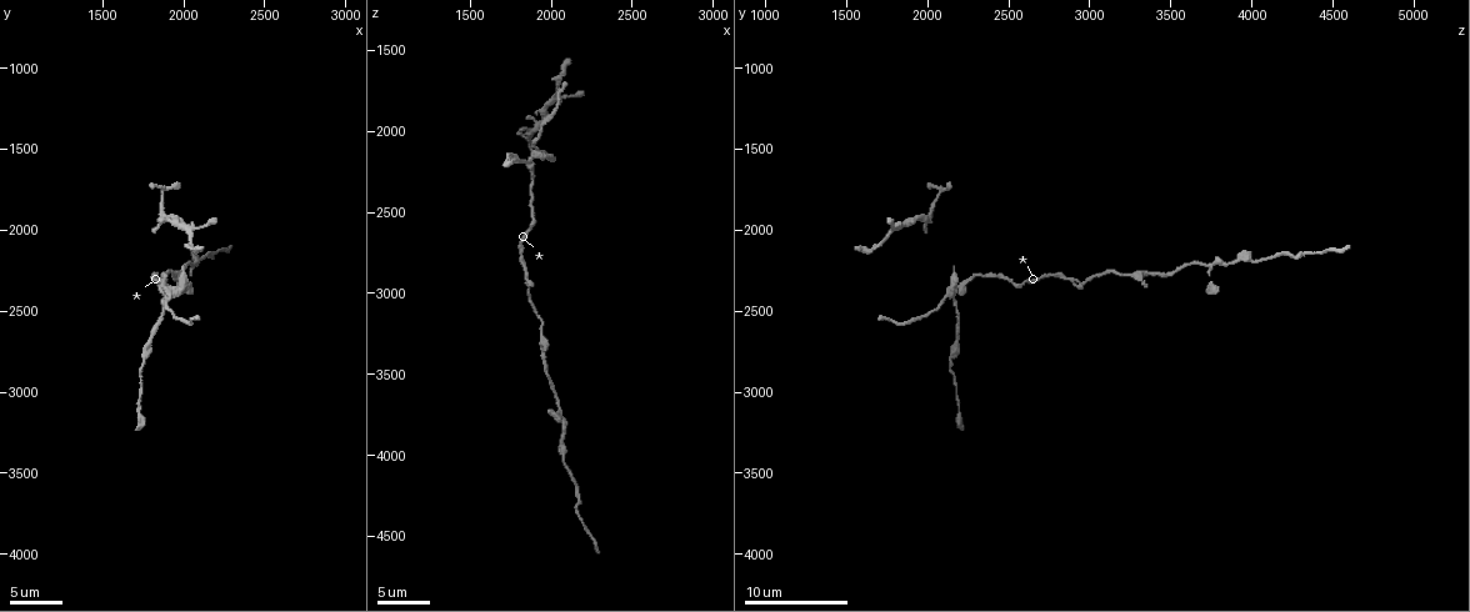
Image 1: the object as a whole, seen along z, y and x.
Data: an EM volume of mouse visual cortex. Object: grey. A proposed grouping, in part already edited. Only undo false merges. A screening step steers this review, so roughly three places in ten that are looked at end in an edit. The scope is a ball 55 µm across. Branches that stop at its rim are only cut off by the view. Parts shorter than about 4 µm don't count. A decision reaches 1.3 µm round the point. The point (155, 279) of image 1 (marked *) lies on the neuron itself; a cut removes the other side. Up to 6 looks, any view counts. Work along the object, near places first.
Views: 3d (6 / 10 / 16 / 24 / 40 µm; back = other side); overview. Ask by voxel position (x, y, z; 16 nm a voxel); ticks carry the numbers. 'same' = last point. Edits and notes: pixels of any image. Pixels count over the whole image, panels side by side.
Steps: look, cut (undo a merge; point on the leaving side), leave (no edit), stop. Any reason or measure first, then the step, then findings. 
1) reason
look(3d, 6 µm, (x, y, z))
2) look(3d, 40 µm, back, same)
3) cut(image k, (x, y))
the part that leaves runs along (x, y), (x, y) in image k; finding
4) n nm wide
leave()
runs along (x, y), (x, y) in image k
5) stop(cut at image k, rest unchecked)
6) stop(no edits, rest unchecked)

thick turns thin
look(3d, 10 µm, (2140, 2140, 4160))

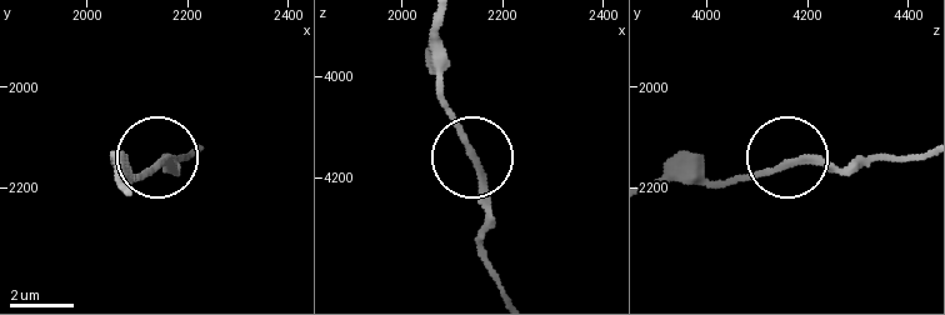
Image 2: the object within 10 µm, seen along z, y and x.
cut(image 2, (483, 194))
the part that leaves runs along (468, 150), (484, 213), (484, 261), (503, 293) in image 2; a second neuron is stuck on

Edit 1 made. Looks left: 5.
looks like a crossing
look(3d, 10 µm, (1900, 1920, 2000))

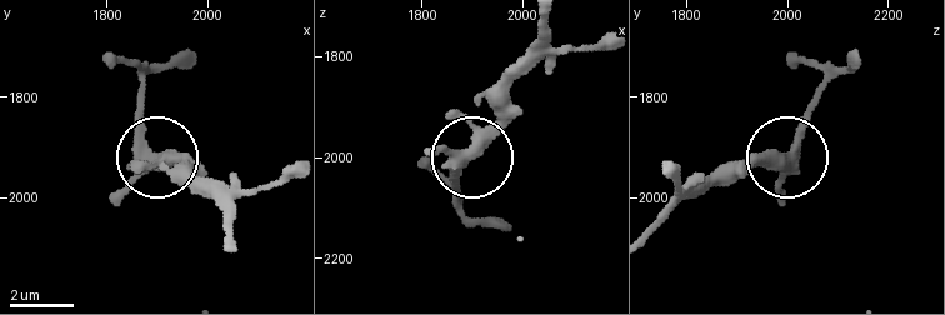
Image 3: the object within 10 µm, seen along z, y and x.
look(3d, 10 µm, back, (1900, 1930, 1995))

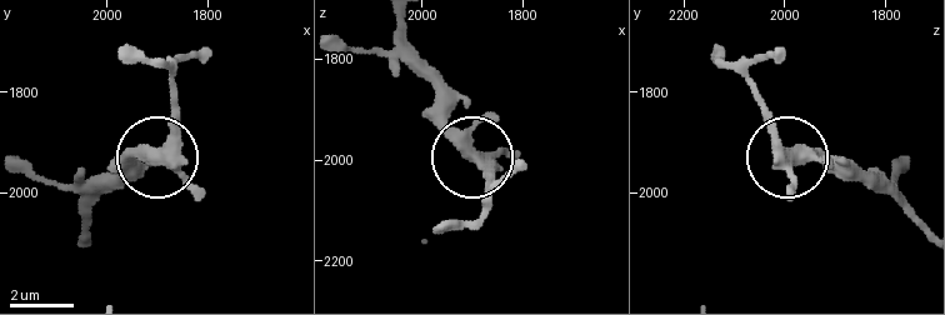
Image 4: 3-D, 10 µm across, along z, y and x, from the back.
390 nm wide
leave()
all the same neuron

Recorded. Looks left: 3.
looks like a crossing
look(3d, 6 µm, (1900, 2400, 2120))

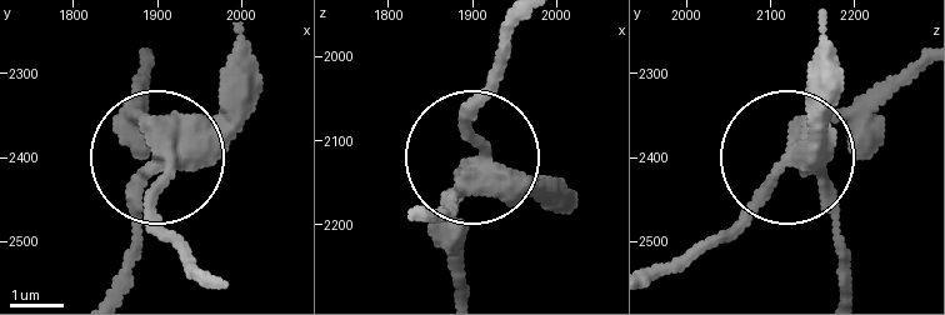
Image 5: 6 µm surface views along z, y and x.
other side
look(3d, 6 µm, back, (1915, 2405, 2130))

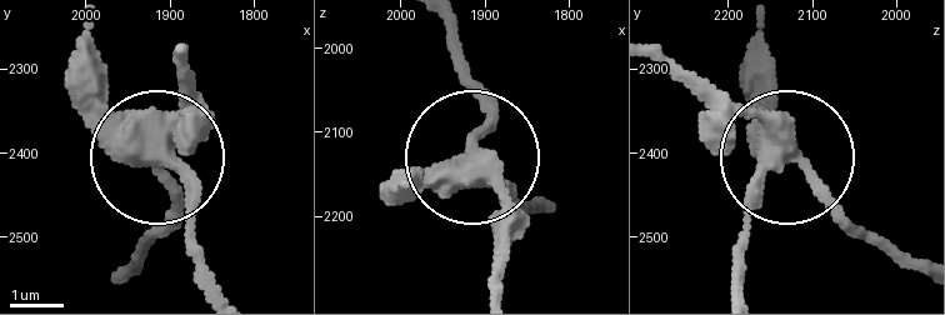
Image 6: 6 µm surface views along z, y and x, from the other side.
side arm 15 µm
cut(image 6, (85, 93))
the part that leaves runs along (149, 140), (185, 190), (203, 284) in image 6; a second neuron is stuck on

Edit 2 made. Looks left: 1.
stop(cut at image 2, cut at image 6, rest unchecked)

